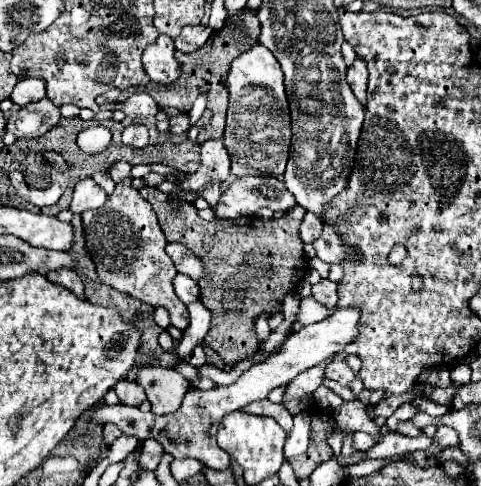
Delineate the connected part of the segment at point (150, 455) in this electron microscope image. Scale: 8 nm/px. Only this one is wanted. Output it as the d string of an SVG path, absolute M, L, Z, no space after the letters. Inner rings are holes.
M146 439L142 443L142 469L154 469L160 465L160 459L164 455L164 447L160 443L156 443L156 439Z

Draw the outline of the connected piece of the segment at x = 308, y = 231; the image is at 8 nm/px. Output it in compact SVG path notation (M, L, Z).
M306 213L304 221L300 225L300 237L302 237L302 241L304 243L314 243L318 239L320 231L322 231L320 219L316 219L316 215L312 215L312 213Z

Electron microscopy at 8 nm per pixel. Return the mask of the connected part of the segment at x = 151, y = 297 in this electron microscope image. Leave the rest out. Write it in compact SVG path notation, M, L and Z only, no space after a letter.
M130 177L116 183L114 193L108 197L104 207L90 209L82 213L86 251L96 265L98 279L116 291L128 293L144 303L160 305L168 309L172 325L178 329L188 327L188 309L176 297L172 287L172 279L178 275L176 267L172 267L172 259L168 259L164 247L166 237L158 225L156 213L140 197L136 189L130 185Z

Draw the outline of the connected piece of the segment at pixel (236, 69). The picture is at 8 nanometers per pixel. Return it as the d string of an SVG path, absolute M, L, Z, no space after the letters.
M252 43L242 55L232 61L226 79L230 93L224 145L232 157L232 173L244 175L272 175L280 177L286 169L290 149L290 111L282 83L282 69L272 51L262 43Z

